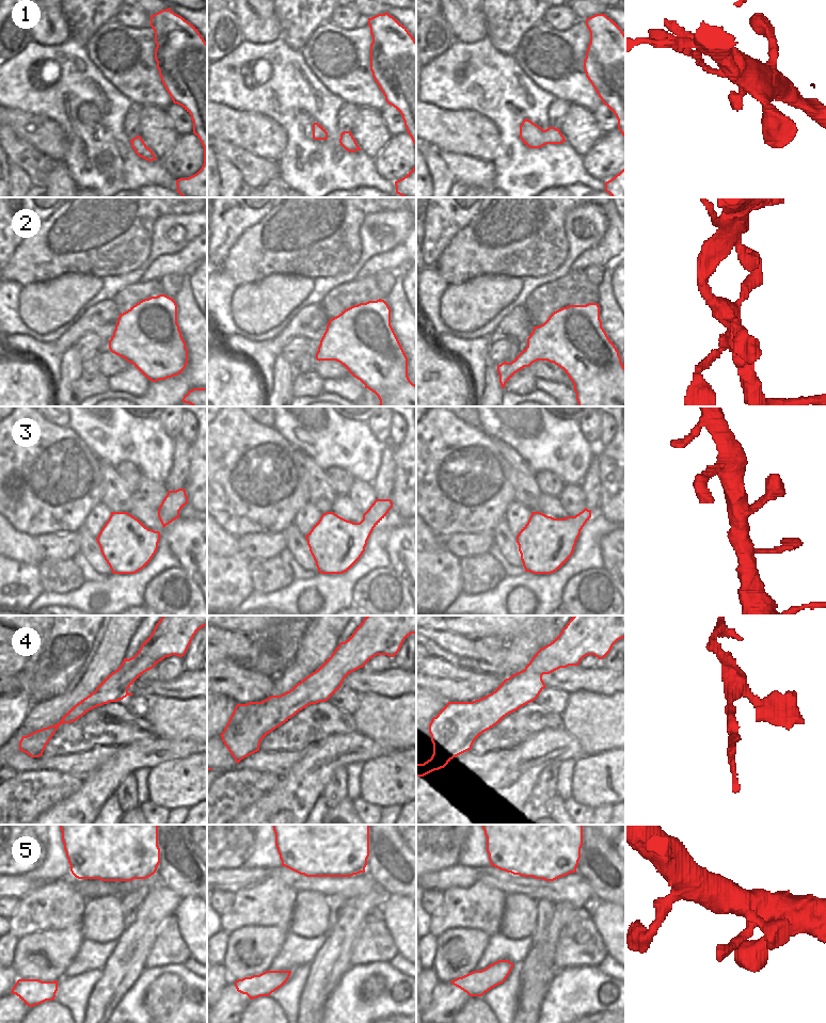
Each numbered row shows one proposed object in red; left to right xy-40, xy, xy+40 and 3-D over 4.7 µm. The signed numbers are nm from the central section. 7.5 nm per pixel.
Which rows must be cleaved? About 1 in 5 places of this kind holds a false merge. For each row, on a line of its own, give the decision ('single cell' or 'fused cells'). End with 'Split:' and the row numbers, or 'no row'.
1: single cell
2: single cell
3: single cell
4: single cell
5: single cell
Split: no row

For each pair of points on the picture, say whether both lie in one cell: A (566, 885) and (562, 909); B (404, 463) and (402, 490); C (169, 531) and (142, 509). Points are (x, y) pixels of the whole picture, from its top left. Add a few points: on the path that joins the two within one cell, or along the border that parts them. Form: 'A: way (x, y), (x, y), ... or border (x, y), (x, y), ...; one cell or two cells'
A: border (554, 904), (569, 902), (574, 908); two cells
B: way (404, 469), (404, 483); one cell
C: way (162, 530), (147, 515); one cell

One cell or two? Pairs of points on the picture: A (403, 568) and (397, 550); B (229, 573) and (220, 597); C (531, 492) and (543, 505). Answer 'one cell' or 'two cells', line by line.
A: one cell
B: one cell
C: two cells

